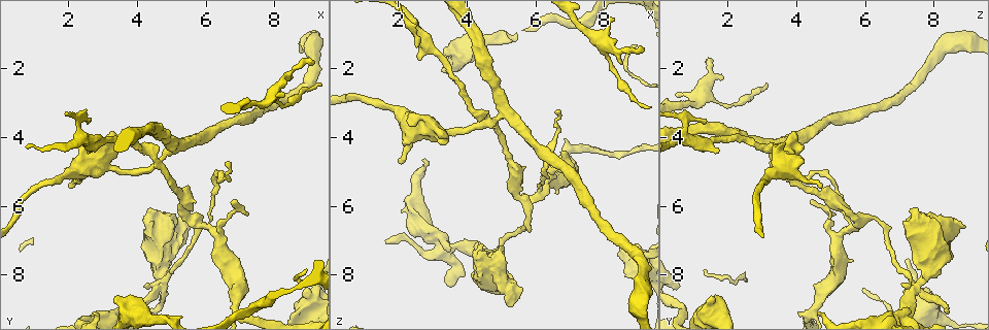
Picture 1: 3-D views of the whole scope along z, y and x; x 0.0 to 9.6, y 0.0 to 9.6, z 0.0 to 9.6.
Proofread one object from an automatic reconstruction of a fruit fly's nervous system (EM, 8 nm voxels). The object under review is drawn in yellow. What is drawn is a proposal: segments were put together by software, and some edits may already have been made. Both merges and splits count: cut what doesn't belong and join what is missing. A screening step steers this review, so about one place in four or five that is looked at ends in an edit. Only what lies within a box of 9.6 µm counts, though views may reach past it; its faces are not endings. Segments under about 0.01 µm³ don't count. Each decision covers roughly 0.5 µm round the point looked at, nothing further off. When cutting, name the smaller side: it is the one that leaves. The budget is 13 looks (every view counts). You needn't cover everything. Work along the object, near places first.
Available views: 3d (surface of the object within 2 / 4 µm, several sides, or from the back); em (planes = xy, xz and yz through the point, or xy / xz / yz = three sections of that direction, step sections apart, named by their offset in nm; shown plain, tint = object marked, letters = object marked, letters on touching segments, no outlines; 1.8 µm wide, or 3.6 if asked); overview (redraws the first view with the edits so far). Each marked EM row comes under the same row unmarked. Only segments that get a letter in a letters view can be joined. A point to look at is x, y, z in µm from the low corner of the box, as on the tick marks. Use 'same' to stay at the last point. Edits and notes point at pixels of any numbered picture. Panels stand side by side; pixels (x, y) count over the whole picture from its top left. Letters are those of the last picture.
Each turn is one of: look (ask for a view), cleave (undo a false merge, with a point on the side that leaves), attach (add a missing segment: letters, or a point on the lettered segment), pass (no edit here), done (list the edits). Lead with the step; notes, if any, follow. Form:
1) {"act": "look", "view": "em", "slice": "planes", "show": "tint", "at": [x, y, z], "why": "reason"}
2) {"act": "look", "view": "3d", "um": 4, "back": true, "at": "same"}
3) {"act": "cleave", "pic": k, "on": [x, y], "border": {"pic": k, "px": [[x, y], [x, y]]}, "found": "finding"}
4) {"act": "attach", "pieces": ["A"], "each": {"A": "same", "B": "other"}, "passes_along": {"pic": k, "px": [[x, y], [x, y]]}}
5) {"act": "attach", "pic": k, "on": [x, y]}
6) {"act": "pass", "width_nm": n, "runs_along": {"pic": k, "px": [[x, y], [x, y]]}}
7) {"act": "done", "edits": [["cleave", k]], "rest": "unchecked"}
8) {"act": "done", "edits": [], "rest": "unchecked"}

{"act": "look", "view": "em", "um": 3.6, "slice": "xy", "step": 8, "show": "tint", "at": [4.70, 8.30, 7.50], "why": "looks like a crossing"}

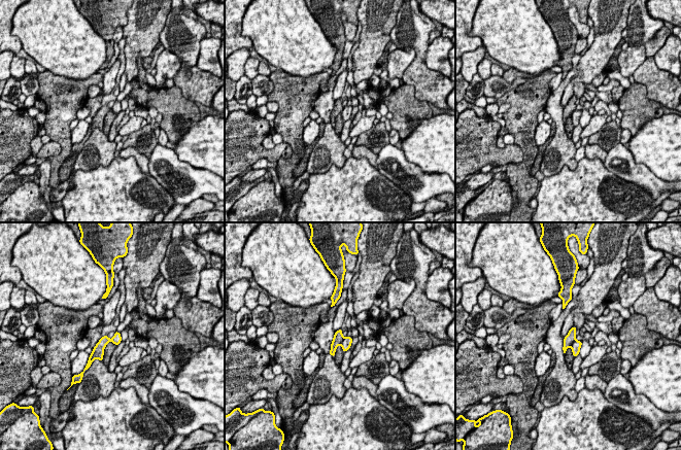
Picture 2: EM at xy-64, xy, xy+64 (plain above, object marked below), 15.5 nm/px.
{"act": "look", "view": "em", "um": 3.6, "slice": "xy", "step": 8, "show": "letters", "at": "same"}

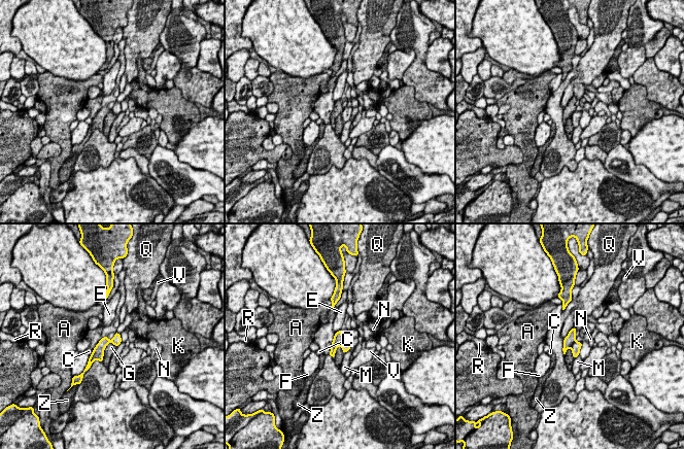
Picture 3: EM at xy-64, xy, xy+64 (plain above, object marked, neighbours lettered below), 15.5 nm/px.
{"act": "cleave", "pic": 3, "on": [338, 339], "longest_contact_nm": ["Q", 420], "each": {"A": "other", "C": "other", "E": "other", "F": "other", "G": "other", "K": "other", "M": "other", "N": "other", "Q": "other", "R": "other", "V": "other", "Z": "other"}, "border": {"pic": 3, "px": [[344, 338], [340, 344]]}, "found": "a second neuron is stuck on"}

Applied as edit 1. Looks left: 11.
{"act": "look", "view": "3d", "um": 4, "at": [5.60, 6.35, 5.75], "why": "abrupt turn"}

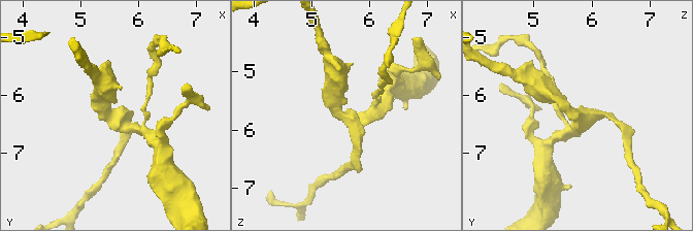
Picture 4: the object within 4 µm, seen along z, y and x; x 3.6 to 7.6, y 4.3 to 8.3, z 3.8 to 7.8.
{"act": "look", "view": "em", "slice": "planes", "show": "letters", "at": [5.65, 6.40, 5.80], "arms": 4}

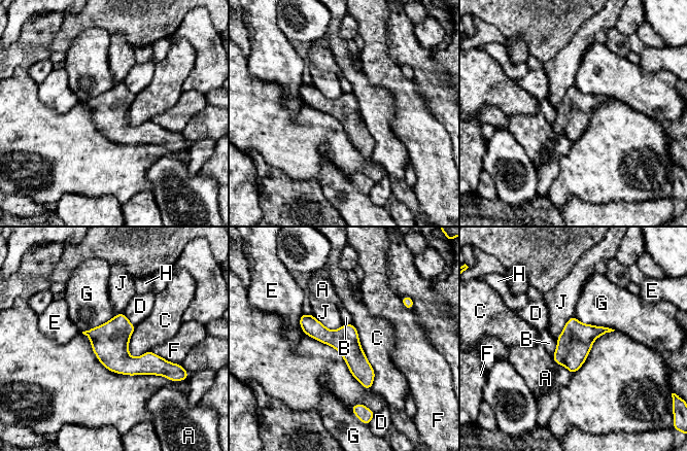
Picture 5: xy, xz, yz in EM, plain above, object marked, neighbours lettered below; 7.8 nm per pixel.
{"act": "pass", "longest_contact_nm": ["C", 550], "each": {"A": "other", "B": "other", "C": "other", "D": "other", "E": "other", "F": "other", "G": "other", "H": "other", "J": "other"}, "border": {"pic": 5, "px": [[351, 323], [374, 371], [372, 388]]}, "found": "one neuron here"}

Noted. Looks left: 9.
{"act": "look", "view": "3d", "um": 4, "at": [4.65, 4.75, 3.55], "why": "a narrow waist"}

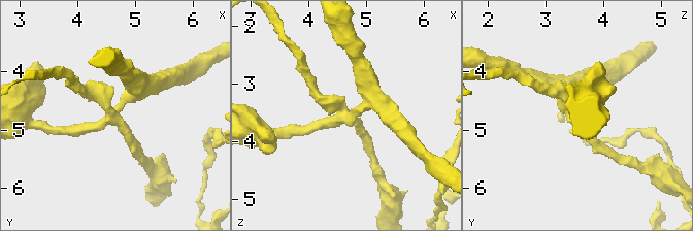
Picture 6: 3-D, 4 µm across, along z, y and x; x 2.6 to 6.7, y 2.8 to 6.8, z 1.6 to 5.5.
{"act": "look", "view": "em", "slice": "xy", "step": 8, "show": "tint", "at": [4.65, 4.80, 3.60], "why": "now the EM"}

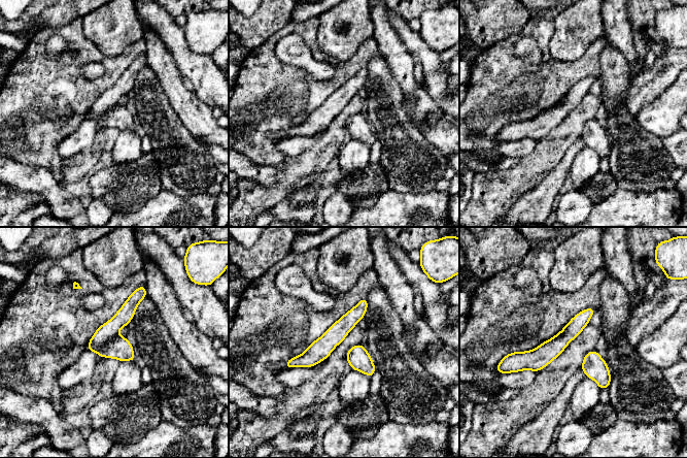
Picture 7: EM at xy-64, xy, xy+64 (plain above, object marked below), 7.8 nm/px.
{"act": "look", "view": "em", "slice": "yz", "step": 4, "show": "letters", "at": "same"}

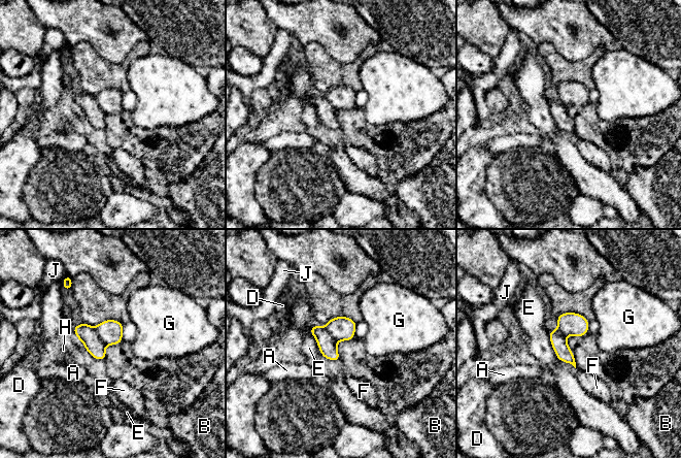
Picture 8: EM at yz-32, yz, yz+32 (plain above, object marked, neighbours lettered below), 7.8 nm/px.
{"act": "pass", "longest_contact_nm": ["E", 260], "each": {"A": "other", "B": "other", "D": "other", "E": "other", "F": "other", "G": "other", "H": "other", "J": "other"}, "found": "continuous, no second neuron"}

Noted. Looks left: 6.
{"act": "look", "view": "em", "slice": "xy", "step": 8, "show": "tint", "at": [9.20, 1.80, 1.45], "why": "an open end"}

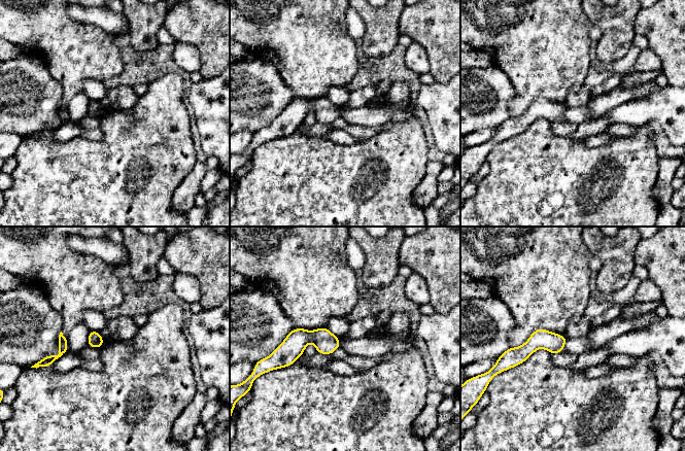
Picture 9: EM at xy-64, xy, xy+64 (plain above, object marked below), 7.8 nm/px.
{"act": "look", "view": "em", "slice": "xy", "step": 8, "show": "letters", "at": "same", "why": "see the neighbours"}

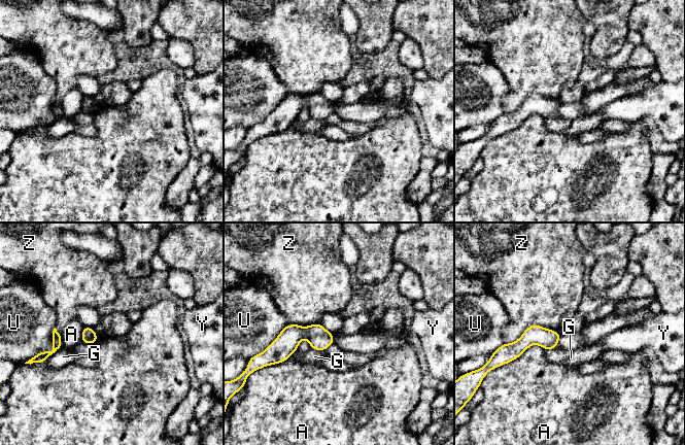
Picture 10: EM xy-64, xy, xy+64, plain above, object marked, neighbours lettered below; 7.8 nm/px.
{"act": "pass", "each": {"A": "other", "G": "other", "U": "other", "Y": "other", "Z": "other"}, "border": {"pic": 10, "px": [[561, 335], [556, 347]]}, "found": "none of them fits"}

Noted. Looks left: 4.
{"act": "done", "edits": [["cleave", 3]], "rest": "unchecked"}

